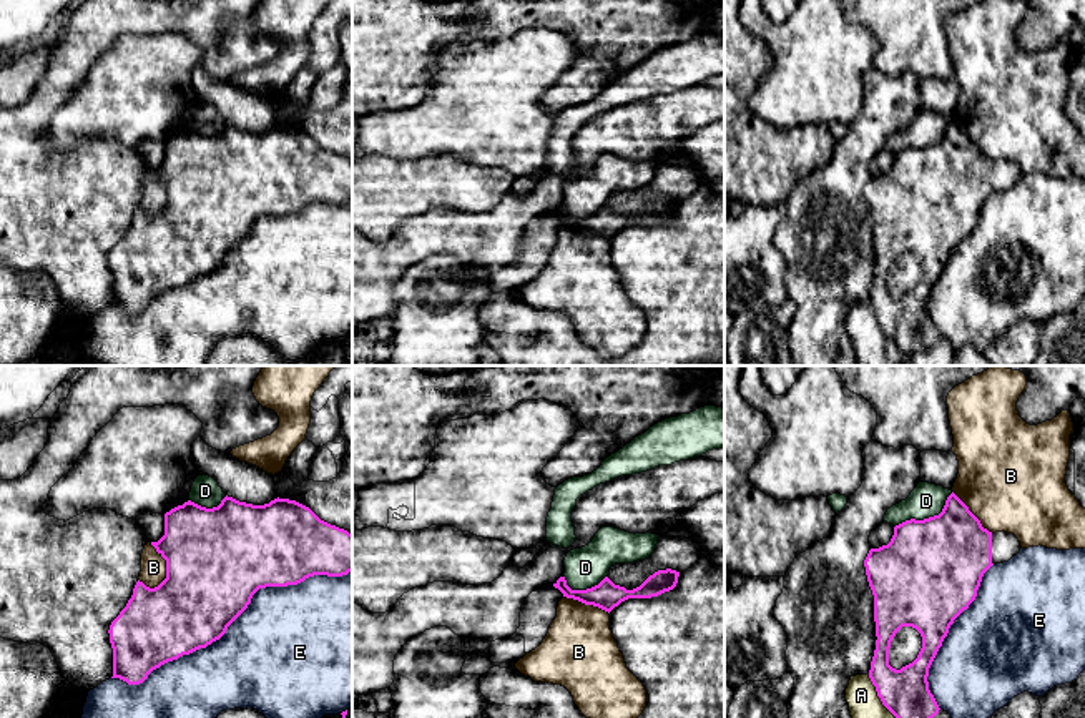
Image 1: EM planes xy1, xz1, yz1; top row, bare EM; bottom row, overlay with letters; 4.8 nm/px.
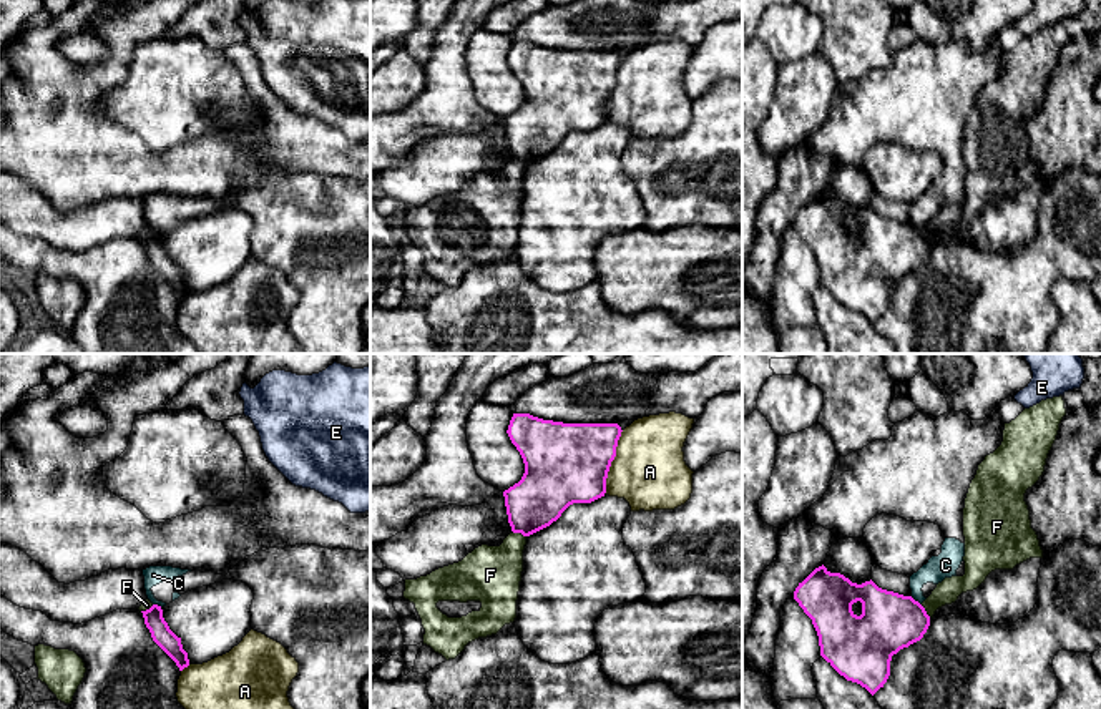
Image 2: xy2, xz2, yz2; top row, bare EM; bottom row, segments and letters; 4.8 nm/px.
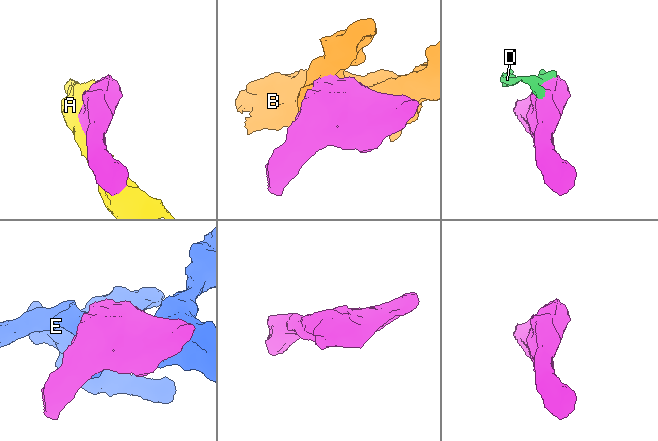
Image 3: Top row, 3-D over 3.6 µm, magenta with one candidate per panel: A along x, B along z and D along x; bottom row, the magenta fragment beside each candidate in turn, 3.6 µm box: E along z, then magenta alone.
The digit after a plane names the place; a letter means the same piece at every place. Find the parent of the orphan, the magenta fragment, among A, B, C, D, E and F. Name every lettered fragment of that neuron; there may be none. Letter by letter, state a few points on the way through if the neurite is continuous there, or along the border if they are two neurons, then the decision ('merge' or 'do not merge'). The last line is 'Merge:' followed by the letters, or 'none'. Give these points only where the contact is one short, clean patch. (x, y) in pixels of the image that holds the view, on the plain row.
A: do not merge
B: do not merge
C: along yz2 (910, 224), (920, 233) | do not merge
D: do not merge
E: do not merge
F: along xz2 (513, 160), (525, 165) | do not merge
Merge: none

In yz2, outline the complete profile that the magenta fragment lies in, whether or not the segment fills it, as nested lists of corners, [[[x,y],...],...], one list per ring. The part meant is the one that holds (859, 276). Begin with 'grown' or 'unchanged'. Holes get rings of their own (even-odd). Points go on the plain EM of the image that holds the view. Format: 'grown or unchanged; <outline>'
unchanged; [[[824,193],[799,211],[794,227],[812,247],[820,284],[872,324],[887,310],[892,284],[920,269],[930,254],[912,224],[882,218],[872,208],[852,211]]]

